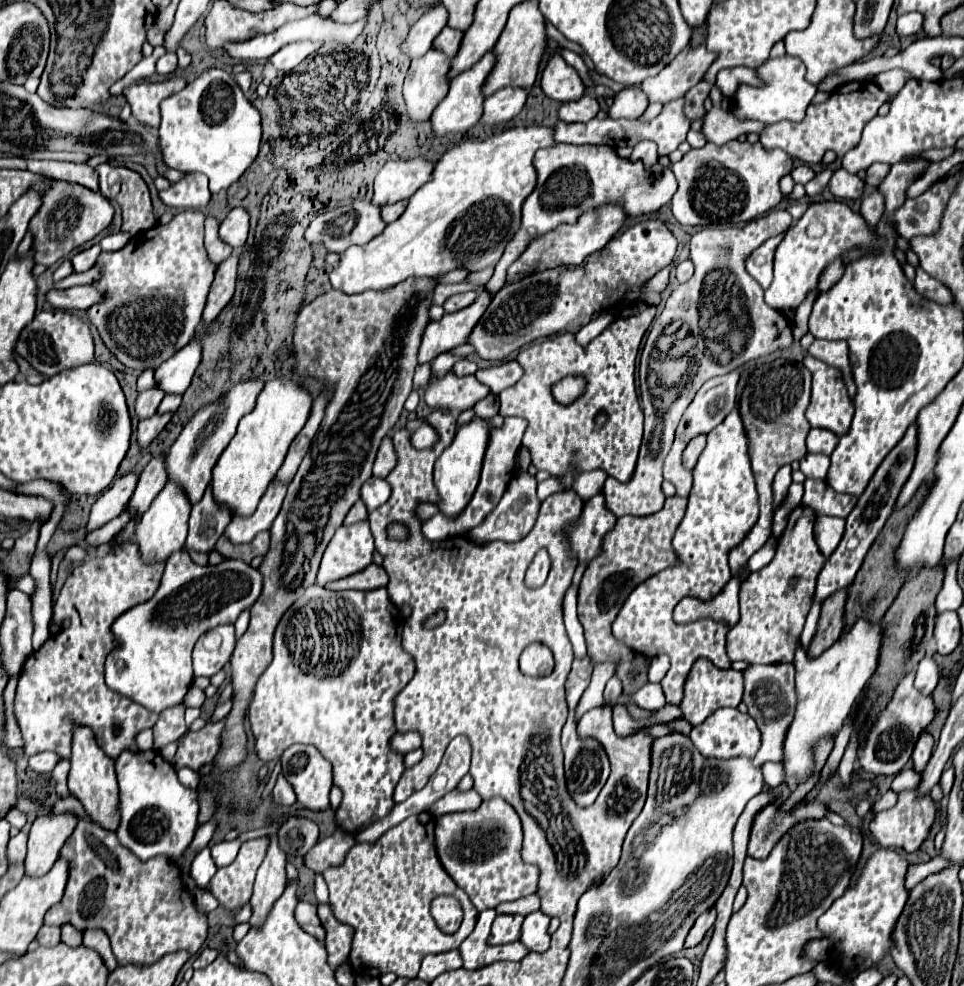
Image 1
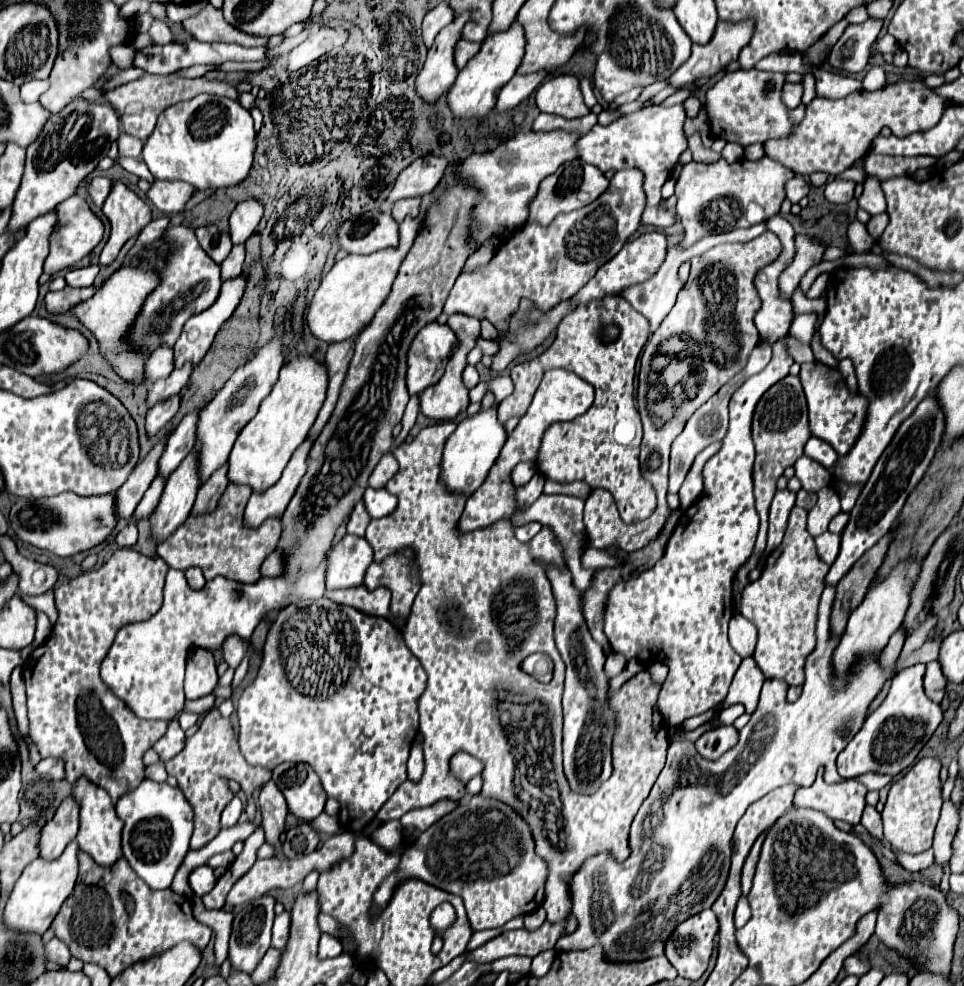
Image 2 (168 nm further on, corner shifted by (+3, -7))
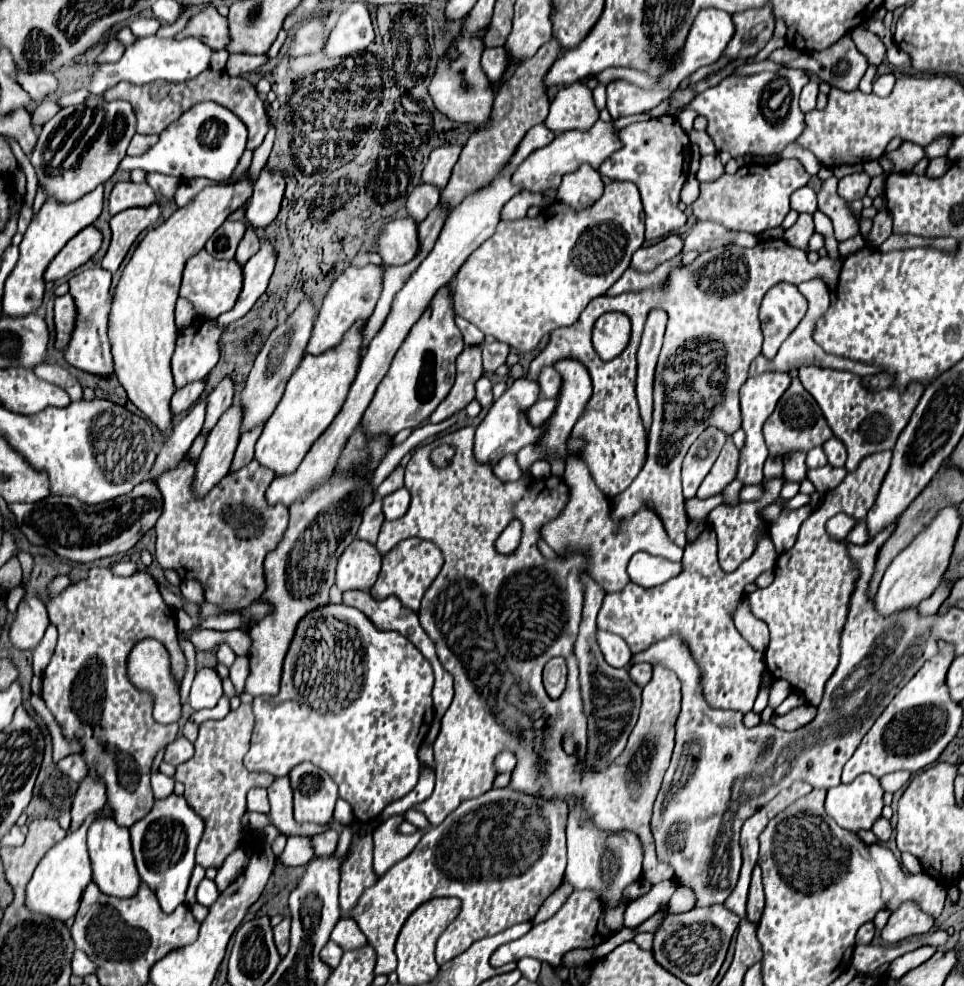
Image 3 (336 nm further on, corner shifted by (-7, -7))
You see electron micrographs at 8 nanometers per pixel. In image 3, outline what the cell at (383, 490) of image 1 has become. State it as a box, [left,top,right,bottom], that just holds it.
[383,488,409,520]

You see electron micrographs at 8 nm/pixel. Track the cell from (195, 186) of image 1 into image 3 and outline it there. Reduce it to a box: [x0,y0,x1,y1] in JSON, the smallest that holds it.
[147,174,179,200]

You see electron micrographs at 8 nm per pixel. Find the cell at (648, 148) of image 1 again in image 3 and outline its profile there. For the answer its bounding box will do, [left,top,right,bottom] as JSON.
[453,182,643,352]

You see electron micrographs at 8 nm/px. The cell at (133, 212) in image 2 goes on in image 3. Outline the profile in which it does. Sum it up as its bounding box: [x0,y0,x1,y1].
[101,202,161,272]

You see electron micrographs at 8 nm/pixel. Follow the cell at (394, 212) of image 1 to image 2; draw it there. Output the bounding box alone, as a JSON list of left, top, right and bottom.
[393,198,421,222]

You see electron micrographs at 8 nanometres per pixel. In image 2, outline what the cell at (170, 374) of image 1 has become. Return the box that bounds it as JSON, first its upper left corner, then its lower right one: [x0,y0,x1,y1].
[175,272,247,366]

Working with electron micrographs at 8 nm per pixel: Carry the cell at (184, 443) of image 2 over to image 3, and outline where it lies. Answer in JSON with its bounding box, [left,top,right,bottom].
[201,378,233,434]

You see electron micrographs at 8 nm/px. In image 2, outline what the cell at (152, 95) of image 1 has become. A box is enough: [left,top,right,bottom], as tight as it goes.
[105,74,239,140]

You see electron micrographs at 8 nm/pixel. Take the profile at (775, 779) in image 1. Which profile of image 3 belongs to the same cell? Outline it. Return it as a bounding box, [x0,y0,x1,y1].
[825,774,883,830]

